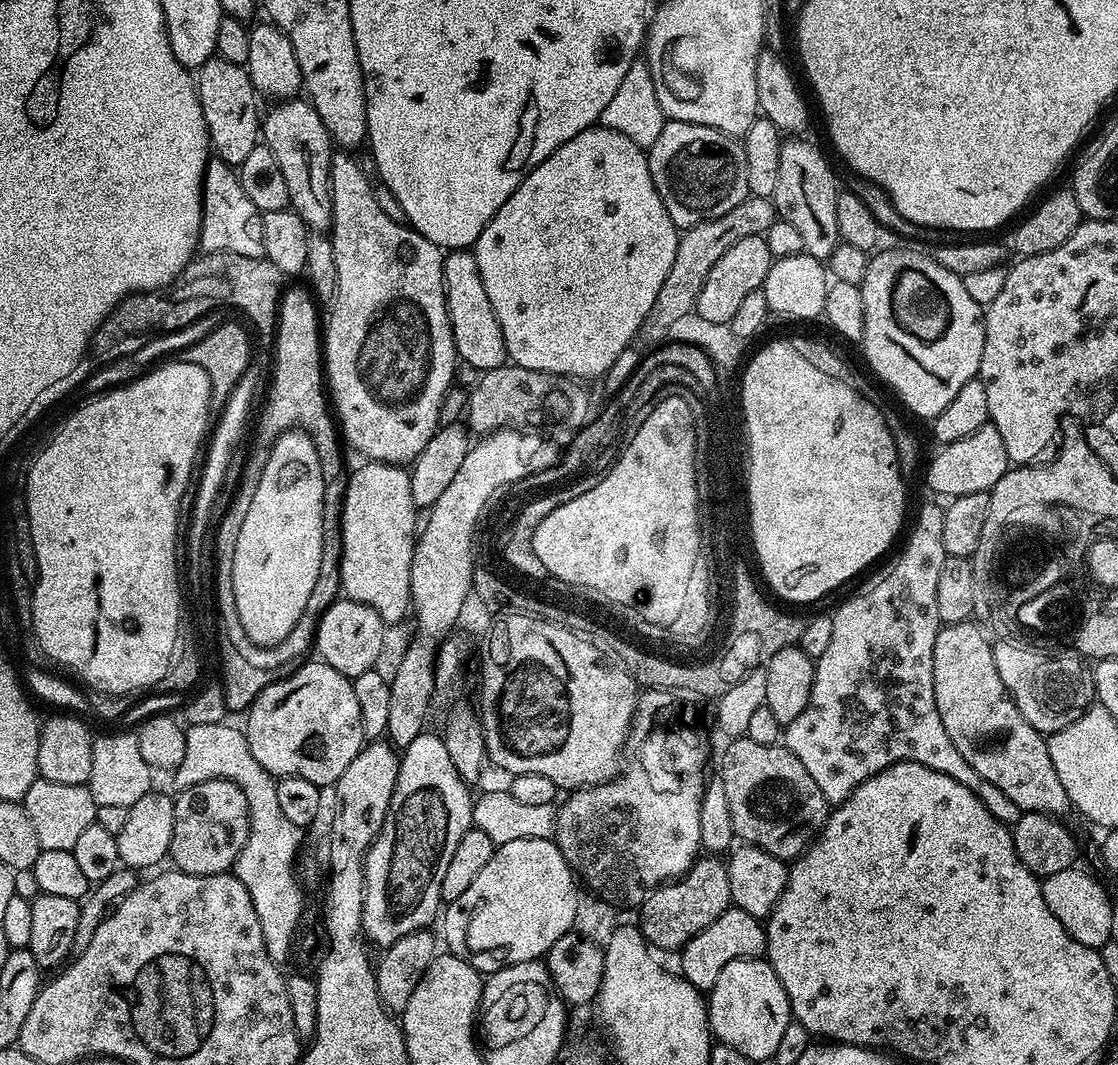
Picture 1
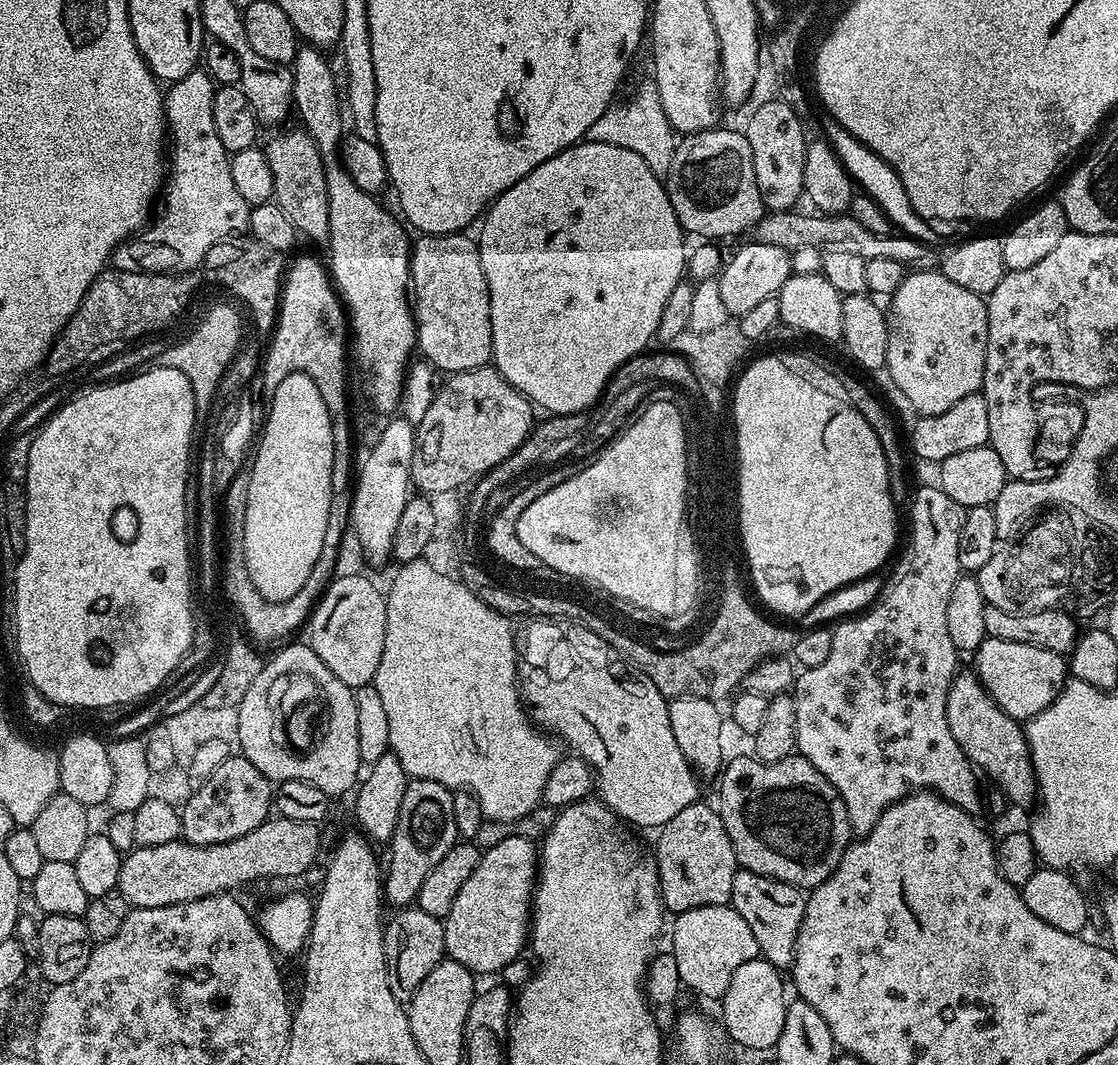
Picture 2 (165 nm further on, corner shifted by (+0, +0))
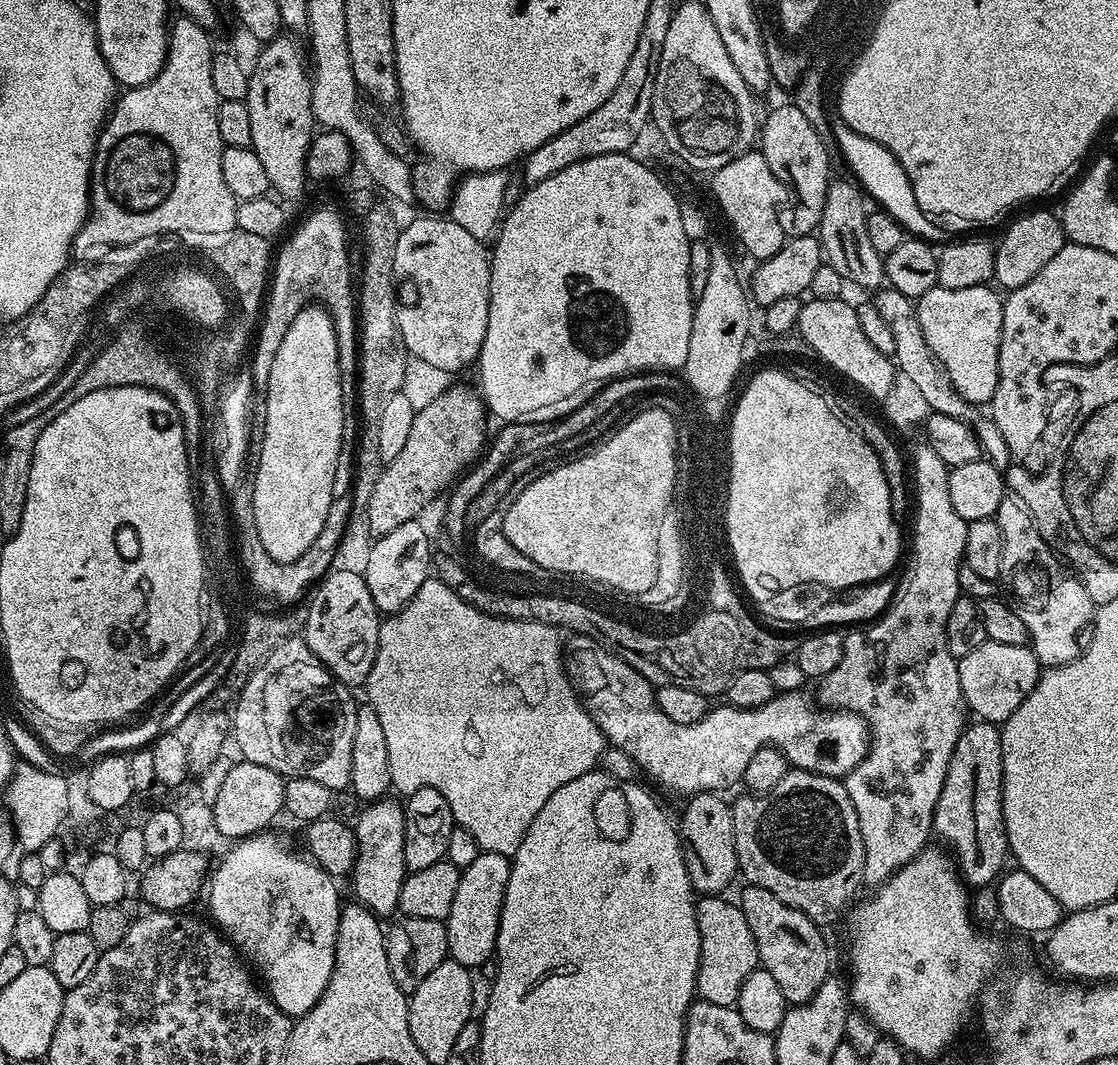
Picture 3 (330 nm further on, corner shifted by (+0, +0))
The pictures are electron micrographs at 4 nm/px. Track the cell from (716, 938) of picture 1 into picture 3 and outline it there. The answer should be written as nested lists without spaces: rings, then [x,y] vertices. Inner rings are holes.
[[[723,895],[706,896],[696,900],[696,921],[698,922],[698,934],[700,935],[700,961],[698,962],[698,974],[696,975],[696,996],[706,1002],[714,1002],[714,1006],[726,1006],[727,1008],[735,1005],[738,994],[742,990],[742,982],[746,982],[746,978],[750,978],[750,974],[755,972],[760,959],[758,958],[758,946],[754,934],[750,930],[750,922],[746,922],[746,914],[742,914],[739,903],[723,900]]]

